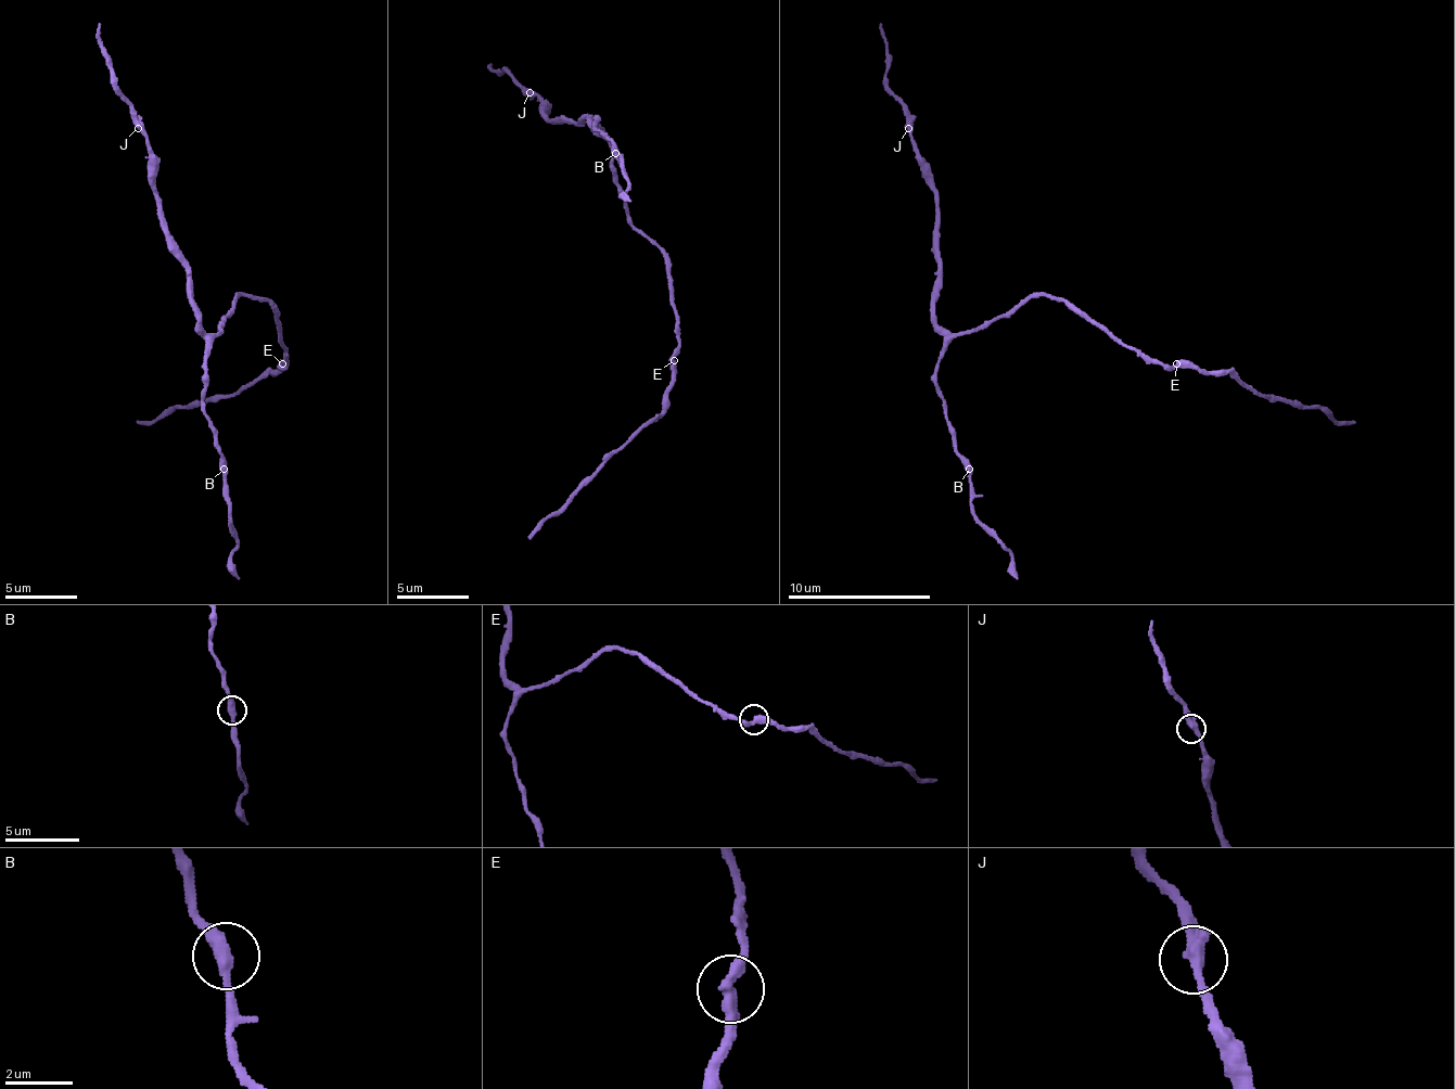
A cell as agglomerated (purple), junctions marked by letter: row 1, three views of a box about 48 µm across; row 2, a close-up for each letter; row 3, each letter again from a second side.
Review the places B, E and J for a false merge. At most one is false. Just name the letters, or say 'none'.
none

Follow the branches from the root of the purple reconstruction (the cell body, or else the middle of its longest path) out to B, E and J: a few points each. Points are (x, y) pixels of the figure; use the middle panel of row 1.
B: (626, 203), (626, 196), (615, 178), (612, 150), (601, 136), (597, 122), (594, 125), (612, 142), (615, 153)
E: (626, 203), (629, 221), (665, 257), (668, 304), (676, 315), (676, 340), (679, 343), (673, 361)
J: (626, 203), (615, 178), (612, 150), (594, 125), (586, 117), (550, 122), (547, 106), (530, 92)

